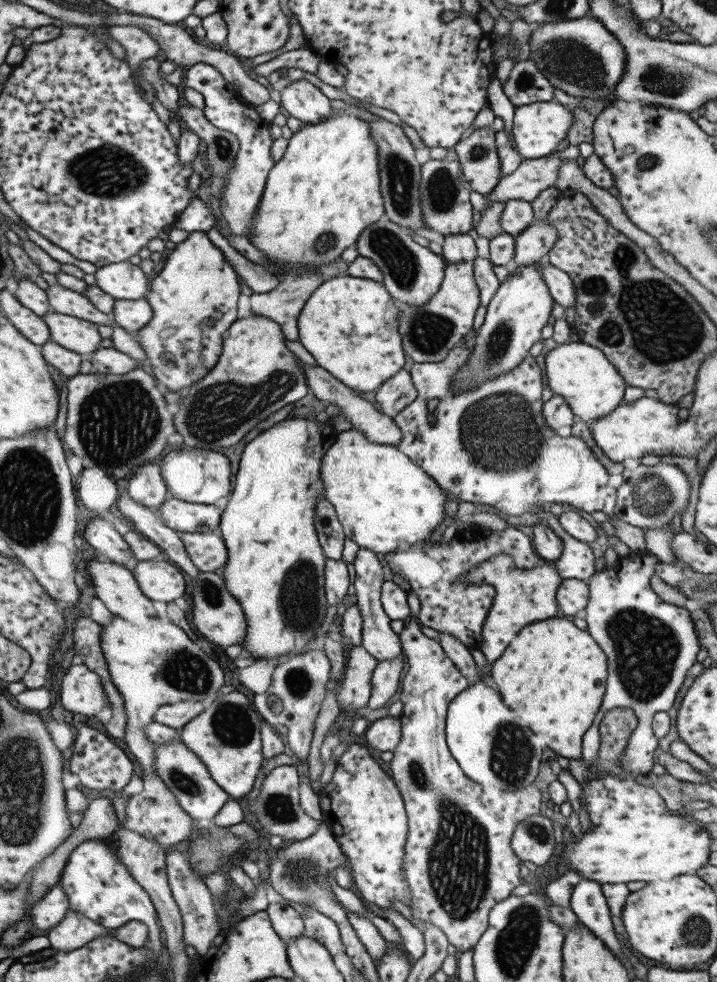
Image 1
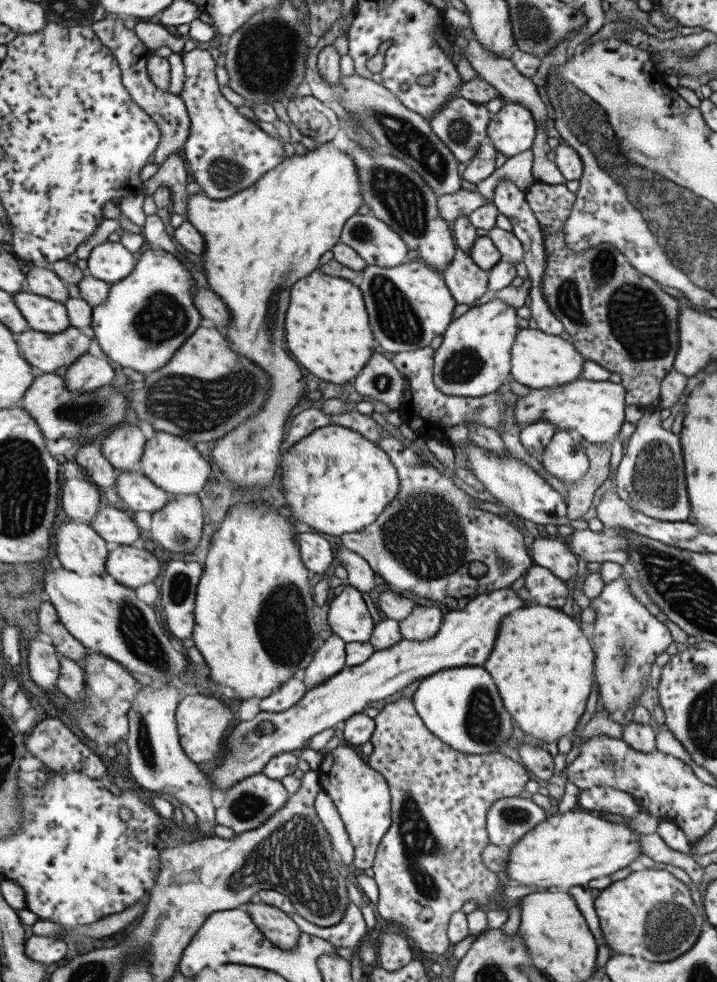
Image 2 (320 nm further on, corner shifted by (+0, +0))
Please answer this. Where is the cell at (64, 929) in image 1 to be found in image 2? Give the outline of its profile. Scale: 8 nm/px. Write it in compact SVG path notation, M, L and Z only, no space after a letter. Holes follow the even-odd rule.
M31 935L24 940L24 944L25 957L45 966L61 960L67 951L65 942L53 936Z

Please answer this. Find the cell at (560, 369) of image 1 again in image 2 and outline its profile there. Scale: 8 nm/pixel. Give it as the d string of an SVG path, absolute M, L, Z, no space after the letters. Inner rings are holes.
M519 327L509 354L511 378L529 389L558 387L582 377L581 365L585 358L573 348L571 343L561 339L559 335L544 333L539 329Z

